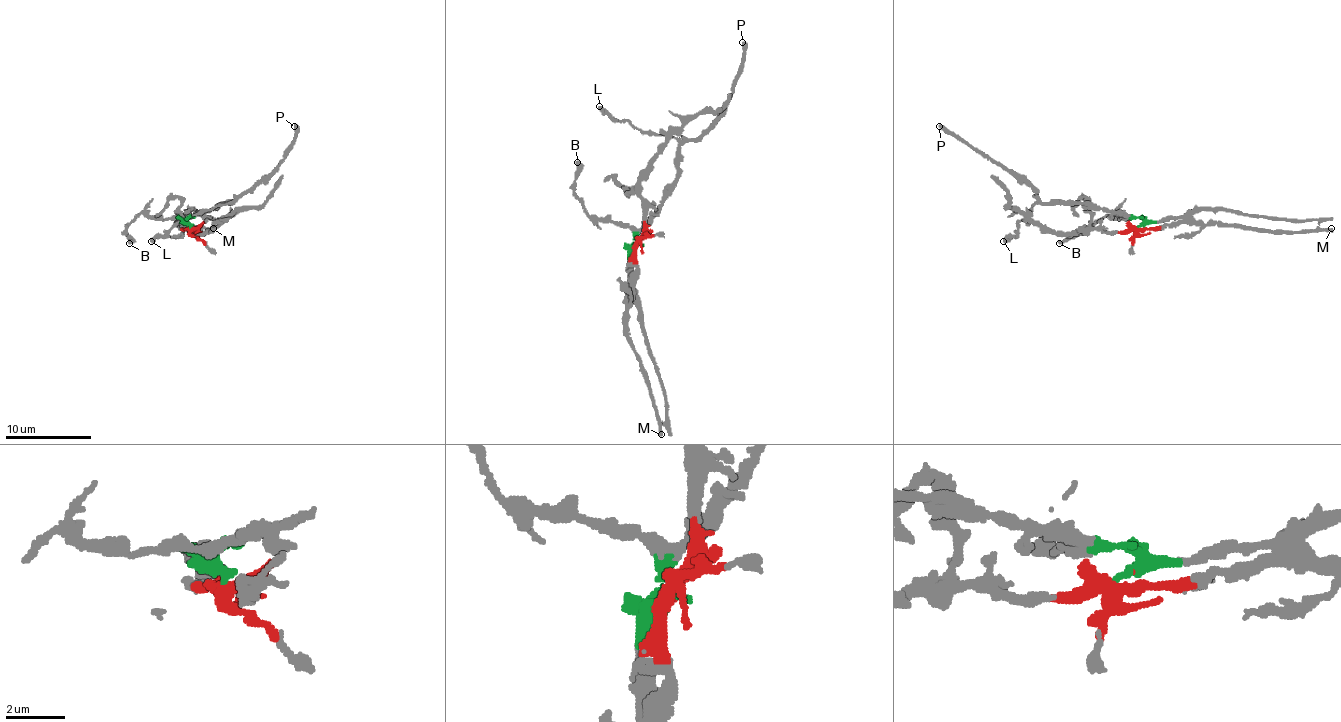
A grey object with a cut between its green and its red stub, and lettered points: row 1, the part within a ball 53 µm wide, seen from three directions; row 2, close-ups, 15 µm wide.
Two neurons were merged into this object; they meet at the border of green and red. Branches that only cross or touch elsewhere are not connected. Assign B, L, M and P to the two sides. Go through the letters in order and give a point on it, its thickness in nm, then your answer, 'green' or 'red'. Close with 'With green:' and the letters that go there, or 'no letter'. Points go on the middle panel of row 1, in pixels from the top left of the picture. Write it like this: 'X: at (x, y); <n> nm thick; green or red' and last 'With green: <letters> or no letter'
B: at (577, 162); 420 nm thick; green
L: at (599, 106); 400 nm thick; green
M: at (661, 434); 340 nm thick; red
P: at (742, 42); 400 nm thick; green
With green: B, L, P

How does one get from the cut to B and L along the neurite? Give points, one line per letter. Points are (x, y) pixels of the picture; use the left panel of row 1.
B: (190, 227), (185, 218), (151, 218), (140, 214), (127, 227), (129, 244)
L: (190, 227), (190, 218), (230, 203), (200, 210), (151, 242)

